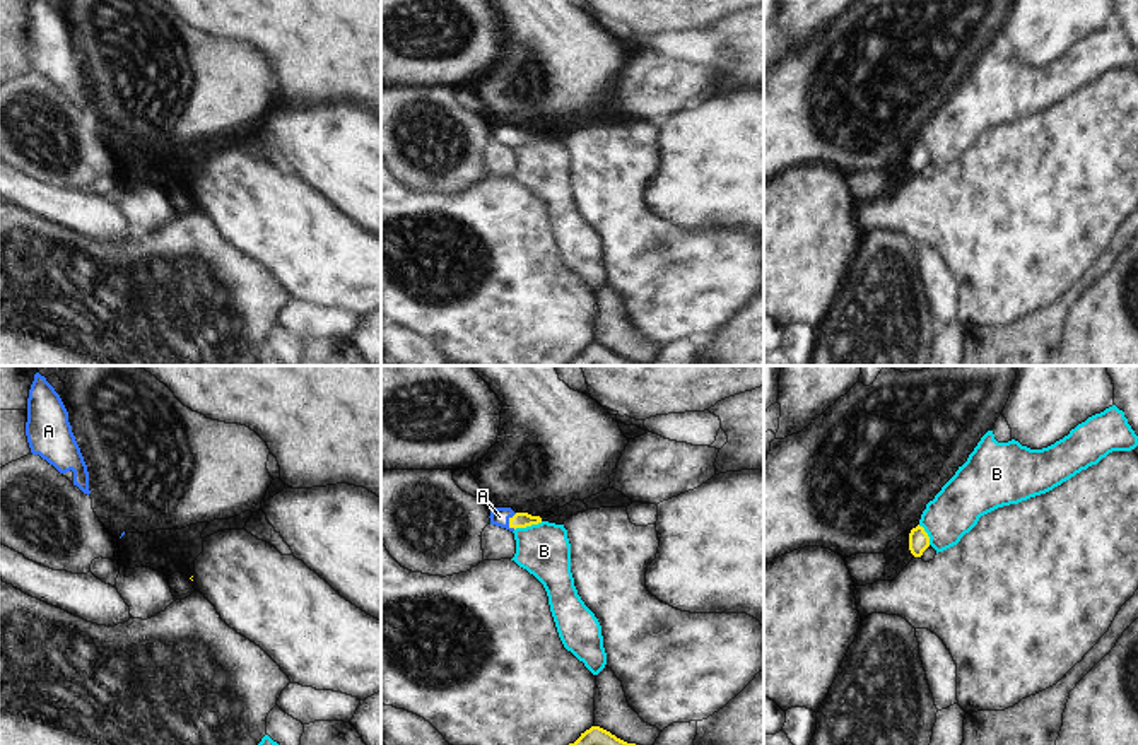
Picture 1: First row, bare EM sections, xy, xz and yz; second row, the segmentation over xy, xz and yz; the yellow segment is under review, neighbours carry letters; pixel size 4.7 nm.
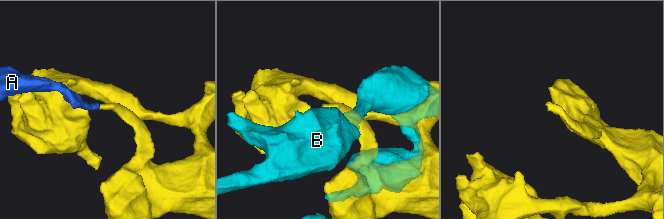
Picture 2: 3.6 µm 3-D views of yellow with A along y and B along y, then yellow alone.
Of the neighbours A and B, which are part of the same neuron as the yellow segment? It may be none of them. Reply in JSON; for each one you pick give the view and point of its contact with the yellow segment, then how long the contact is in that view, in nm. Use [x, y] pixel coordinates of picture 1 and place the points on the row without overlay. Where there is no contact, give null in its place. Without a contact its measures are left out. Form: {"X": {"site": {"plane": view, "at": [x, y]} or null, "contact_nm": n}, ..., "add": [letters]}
{"A": {"site": {"plane": "xz", "at": [510, 139]}, "contact_nm": 90}, "add": ["A"]}

